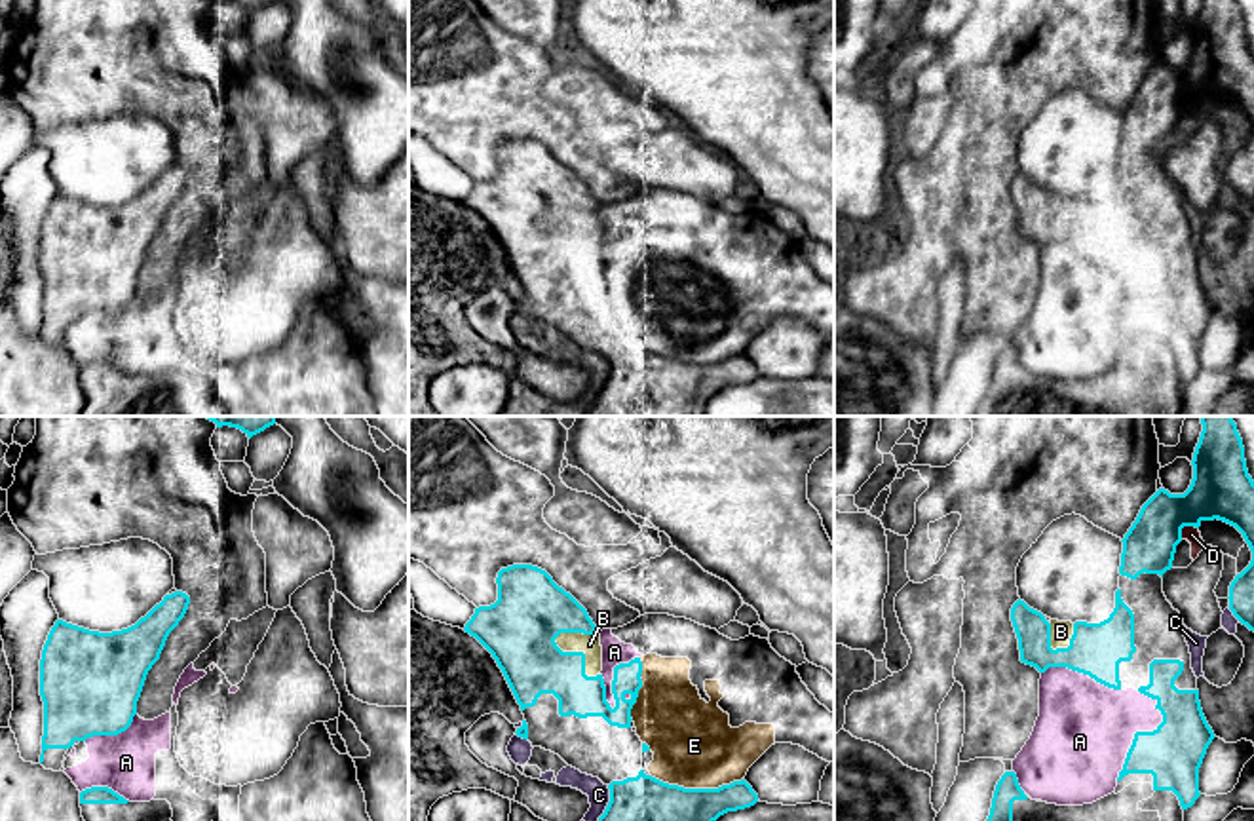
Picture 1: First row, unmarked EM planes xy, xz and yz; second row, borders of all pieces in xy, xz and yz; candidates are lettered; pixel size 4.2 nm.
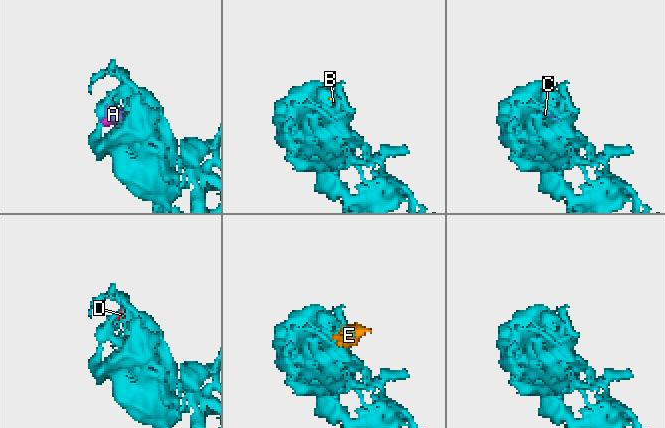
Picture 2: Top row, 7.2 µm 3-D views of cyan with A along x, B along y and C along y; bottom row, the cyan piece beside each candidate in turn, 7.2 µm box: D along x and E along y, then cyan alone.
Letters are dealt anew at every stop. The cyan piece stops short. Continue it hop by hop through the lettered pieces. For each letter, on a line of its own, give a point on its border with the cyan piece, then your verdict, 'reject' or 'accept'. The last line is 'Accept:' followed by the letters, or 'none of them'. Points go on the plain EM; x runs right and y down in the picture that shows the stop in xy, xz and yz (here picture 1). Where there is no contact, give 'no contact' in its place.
A: contact yz (1142, 306); reject
B: contact xz (584, 229); accept
C: contact xz (607, 381); reject
D: contact yz (1184, 99); reject
E: contact xz (698, 363); reject
Accept: B

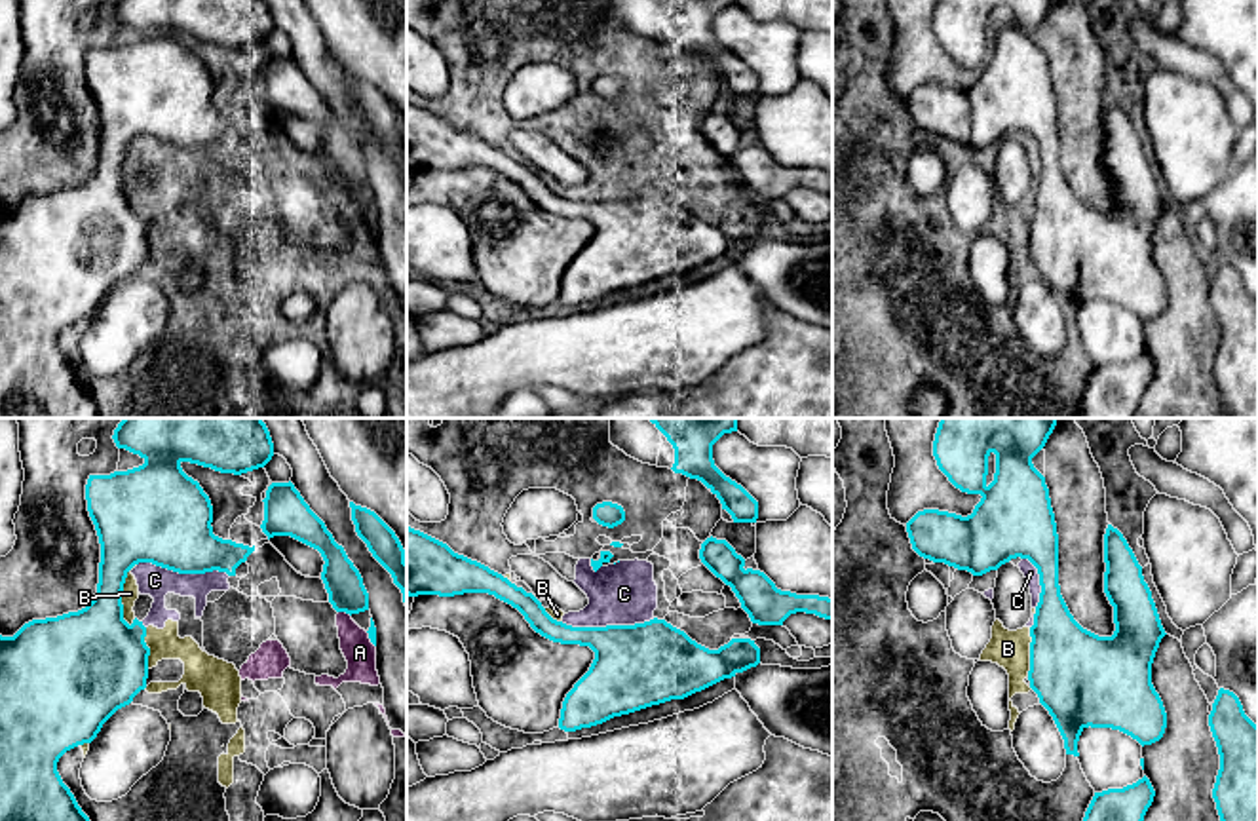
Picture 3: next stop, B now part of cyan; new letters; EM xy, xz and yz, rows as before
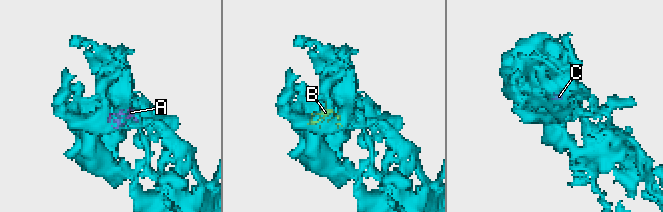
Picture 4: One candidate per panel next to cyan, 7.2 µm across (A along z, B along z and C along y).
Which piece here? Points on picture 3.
A: contact xy (344, 185); reject
B: contact xy (120, 170); reject
C: contact xy (183, 147); reject
Accept: none of them

